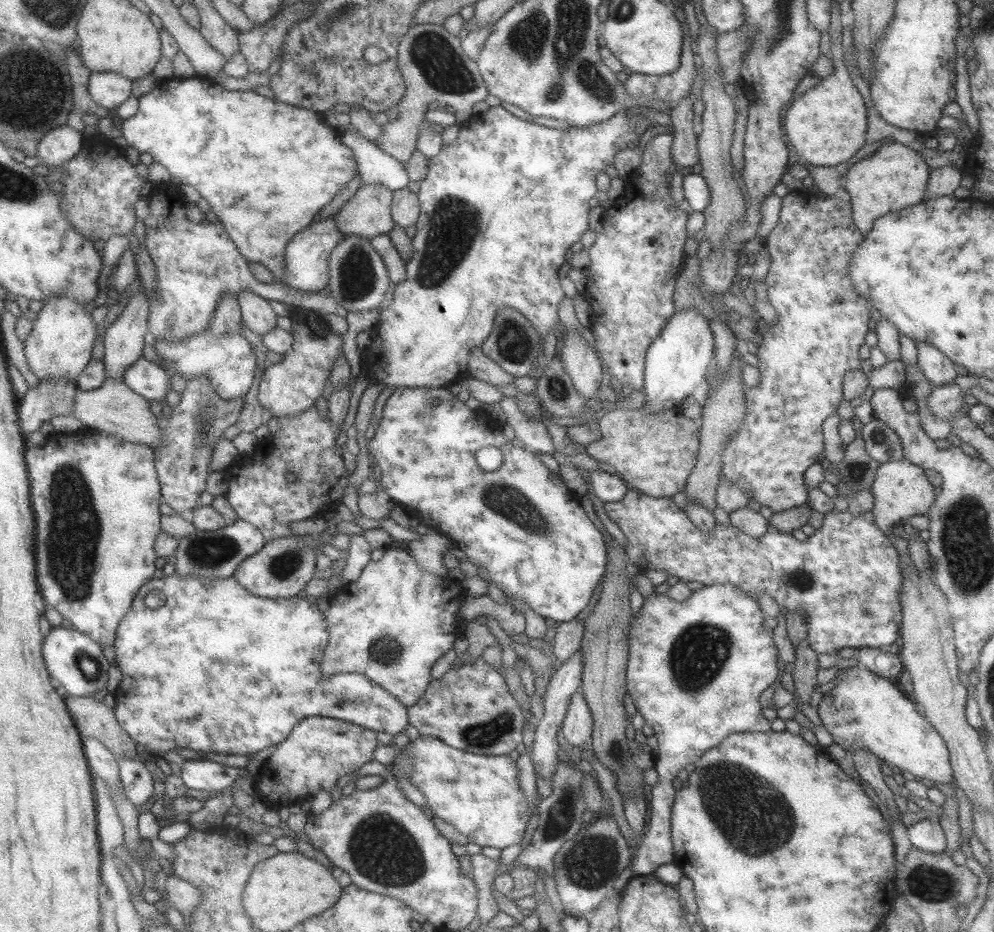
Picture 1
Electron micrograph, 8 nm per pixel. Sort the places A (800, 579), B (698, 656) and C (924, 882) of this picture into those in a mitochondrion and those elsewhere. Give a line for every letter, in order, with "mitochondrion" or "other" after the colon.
A: mitochondrion
B: mitochondrion
C: mitochondrion

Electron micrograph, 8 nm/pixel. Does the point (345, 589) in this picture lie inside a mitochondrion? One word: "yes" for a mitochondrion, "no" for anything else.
no

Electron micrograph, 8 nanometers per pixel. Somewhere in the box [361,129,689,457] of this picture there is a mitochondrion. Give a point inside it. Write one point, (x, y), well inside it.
(453, 227)

